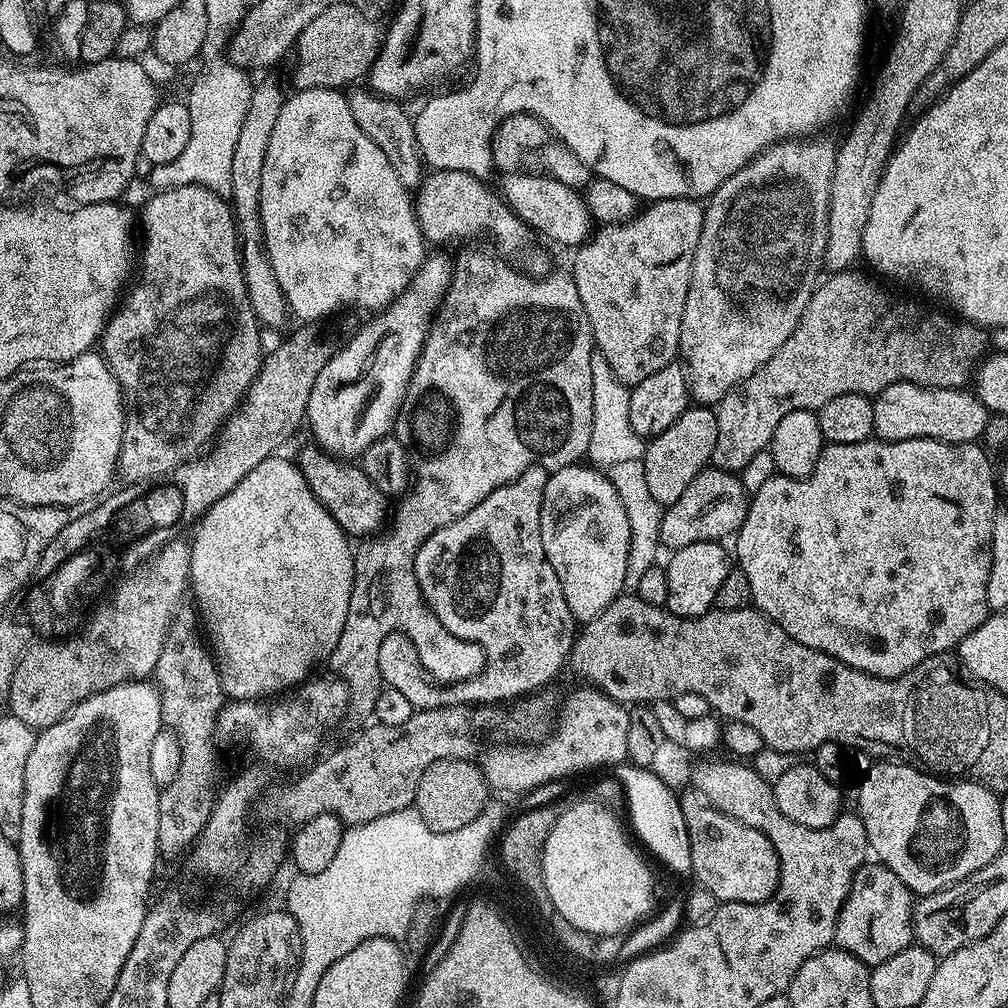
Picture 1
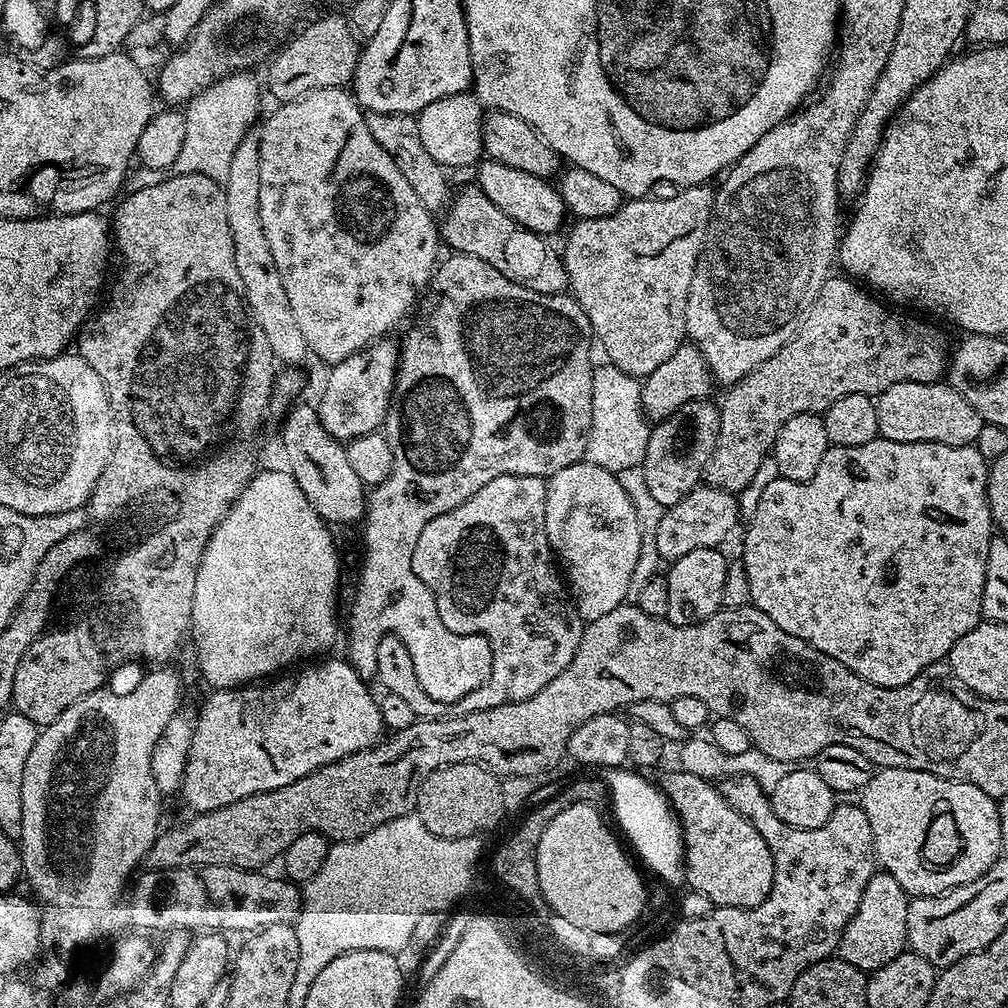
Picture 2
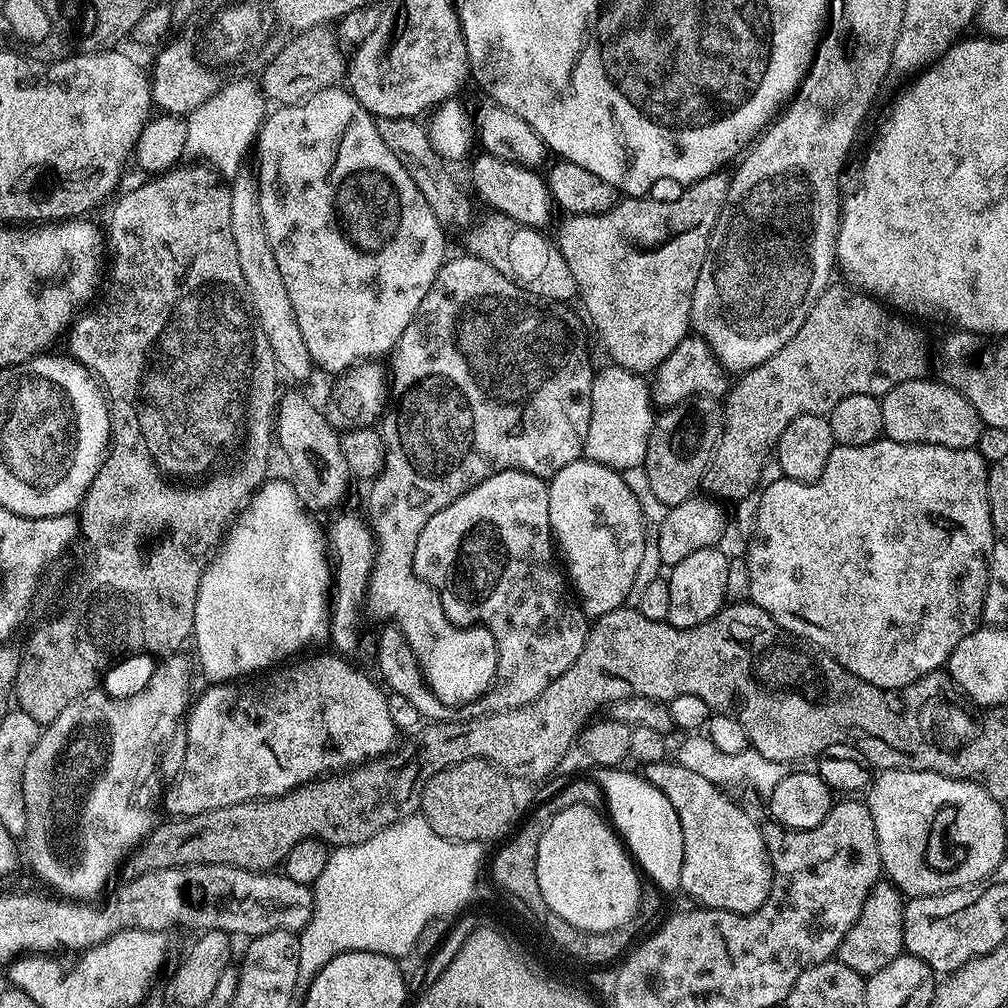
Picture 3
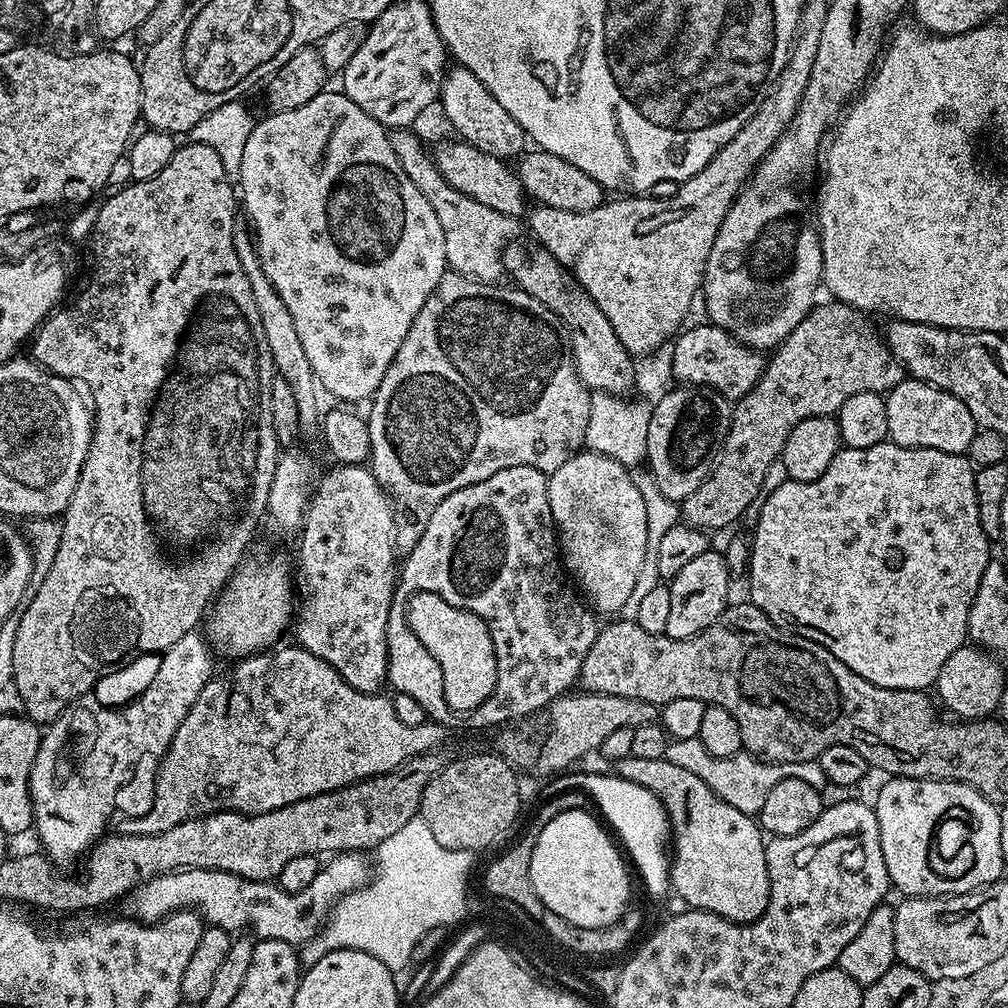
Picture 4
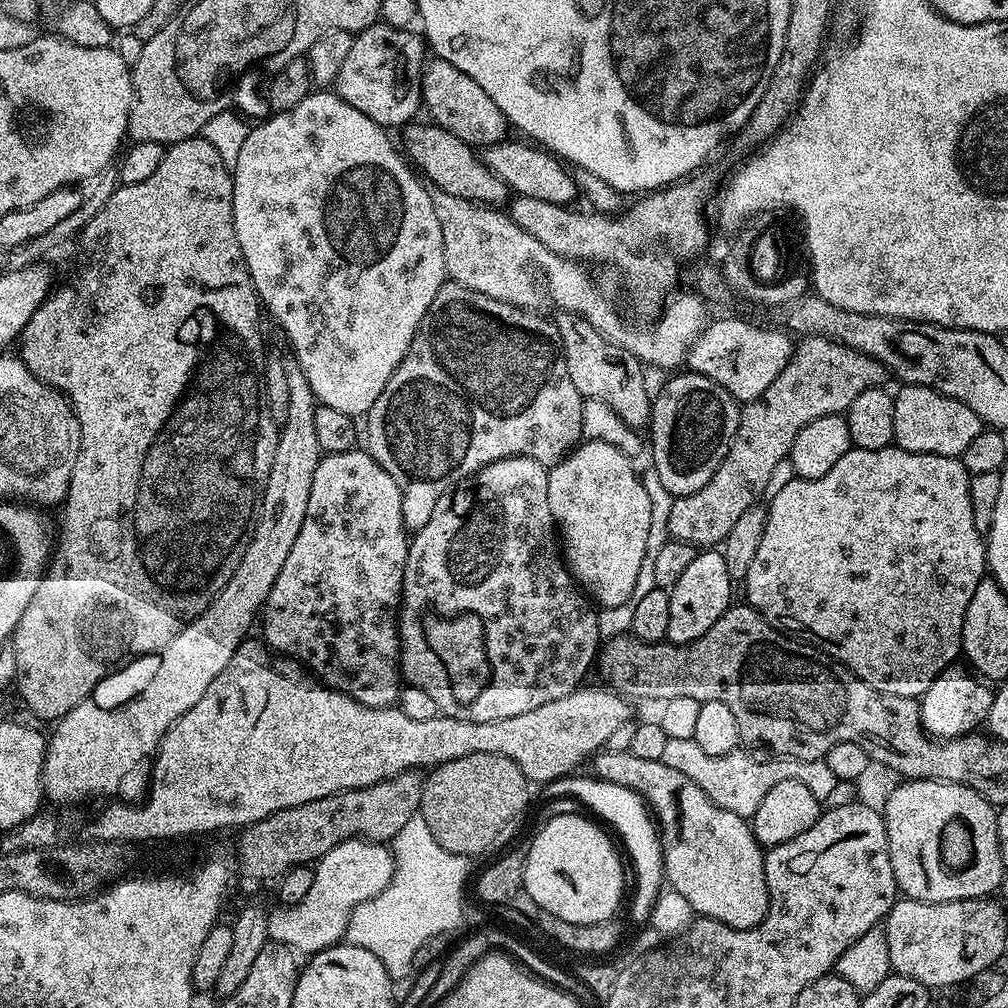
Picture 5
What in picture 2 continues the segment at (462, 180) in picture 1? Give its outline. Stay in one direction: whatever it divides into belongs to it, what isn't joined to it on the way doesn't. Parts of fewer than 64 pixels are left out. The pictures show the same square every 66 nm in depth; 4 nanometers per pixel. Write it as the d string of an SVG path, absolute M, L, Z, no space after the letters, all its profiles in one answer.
M471 187L451 197L450 207L443 213L444 221L441 219L438 224L441 241L447 247L449 244L453 253L482 258L482 262L494 266L494 270L526 290L547 296L567 293L570 288L568 271L561 253L557 249L555 252L540 233L531 232L526 226L514 222L514 218L502 214L502 210L482 194L480 187Z

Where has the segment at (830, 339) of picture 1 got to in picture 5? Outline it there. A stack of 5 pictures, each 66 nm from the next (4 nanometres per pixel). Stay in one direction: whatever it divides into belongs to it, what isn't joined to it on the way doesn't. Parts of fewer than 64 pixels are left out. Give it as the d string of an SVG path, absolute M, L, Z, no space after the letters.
M824 336L803 337L793 347L790 362L786 362L782 374L766 386L758 399L749 400L741 407L738 430L710 482L694 494L673 499L668 515L669 537L682 544L694 544L700 550L723 545L734 522L763 497L774 466L788 459L798 430L802 430L806 422L814 422L814 418L847 413L854 398L858 398L862 390L881 387L884 376L884 365L858 350L836 344Z

